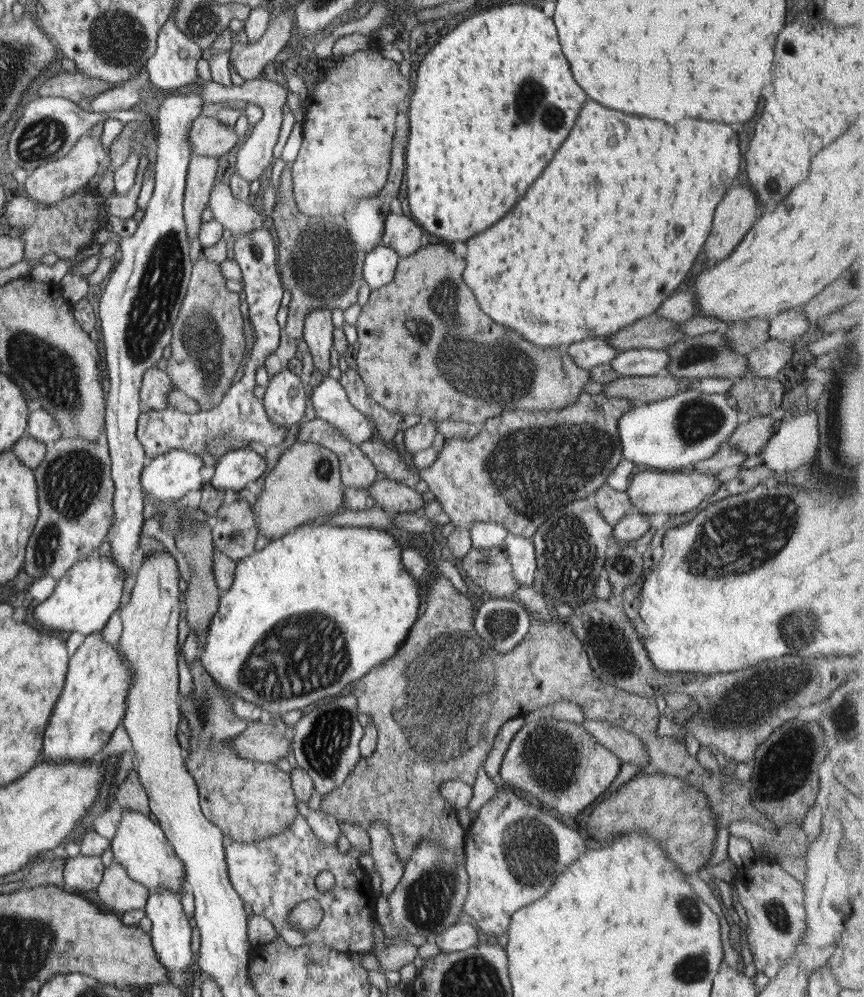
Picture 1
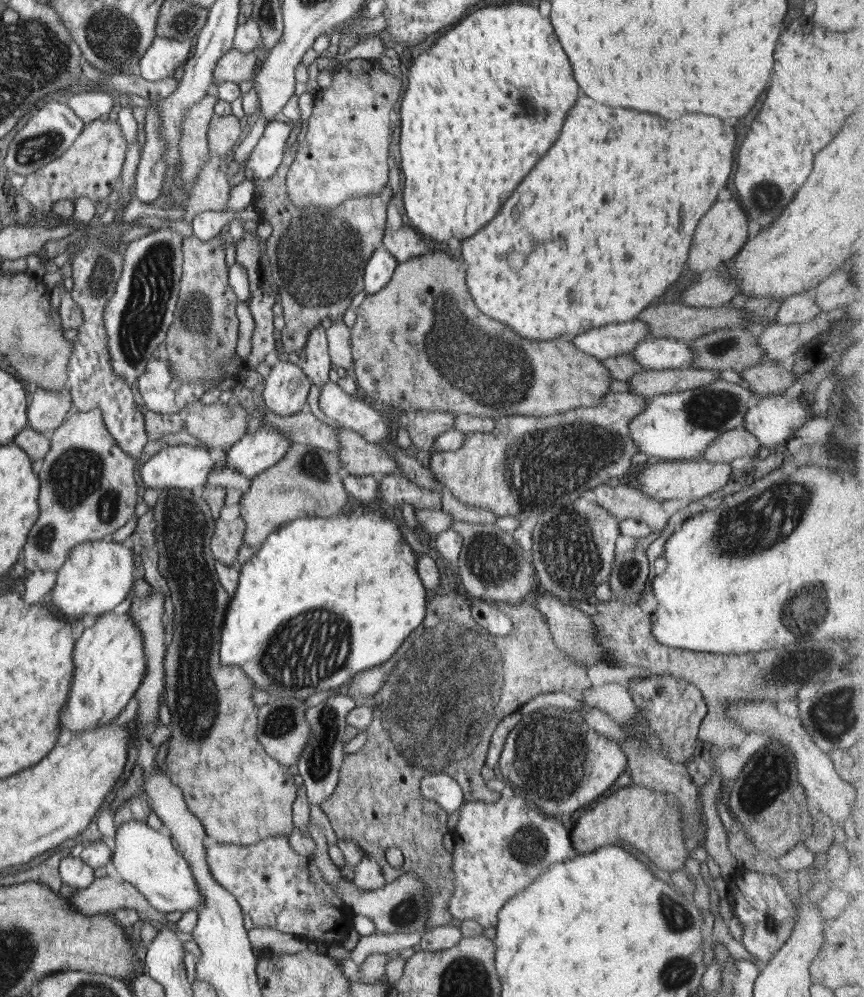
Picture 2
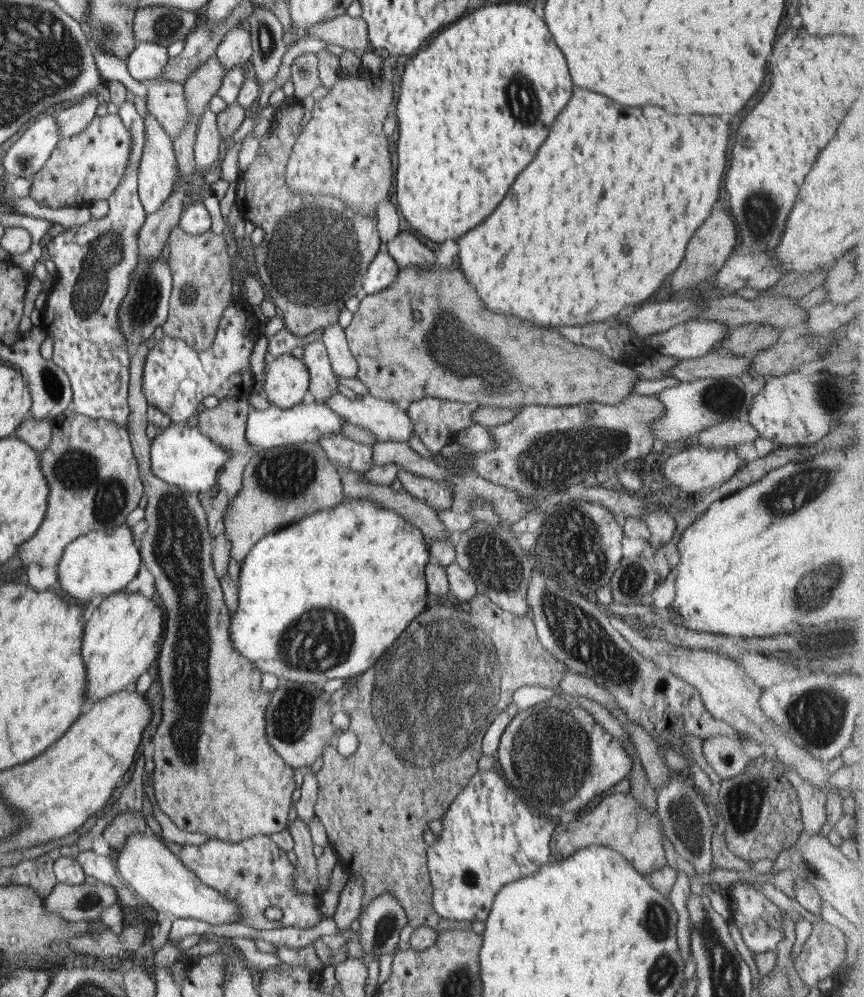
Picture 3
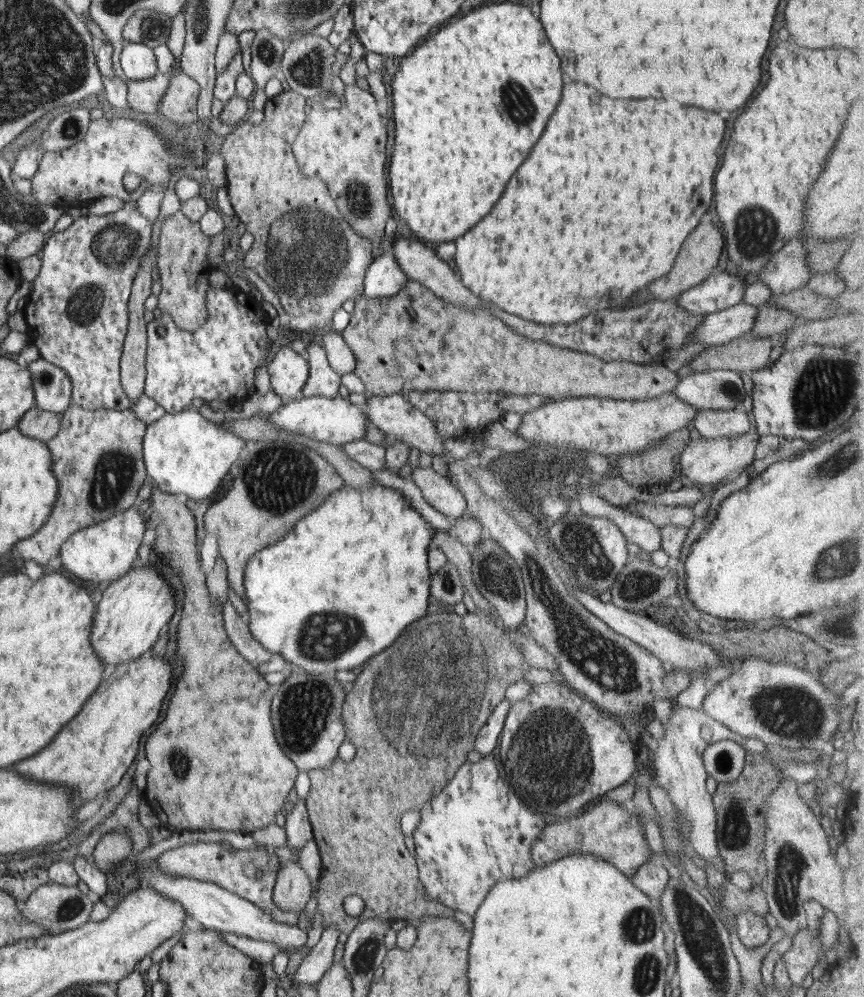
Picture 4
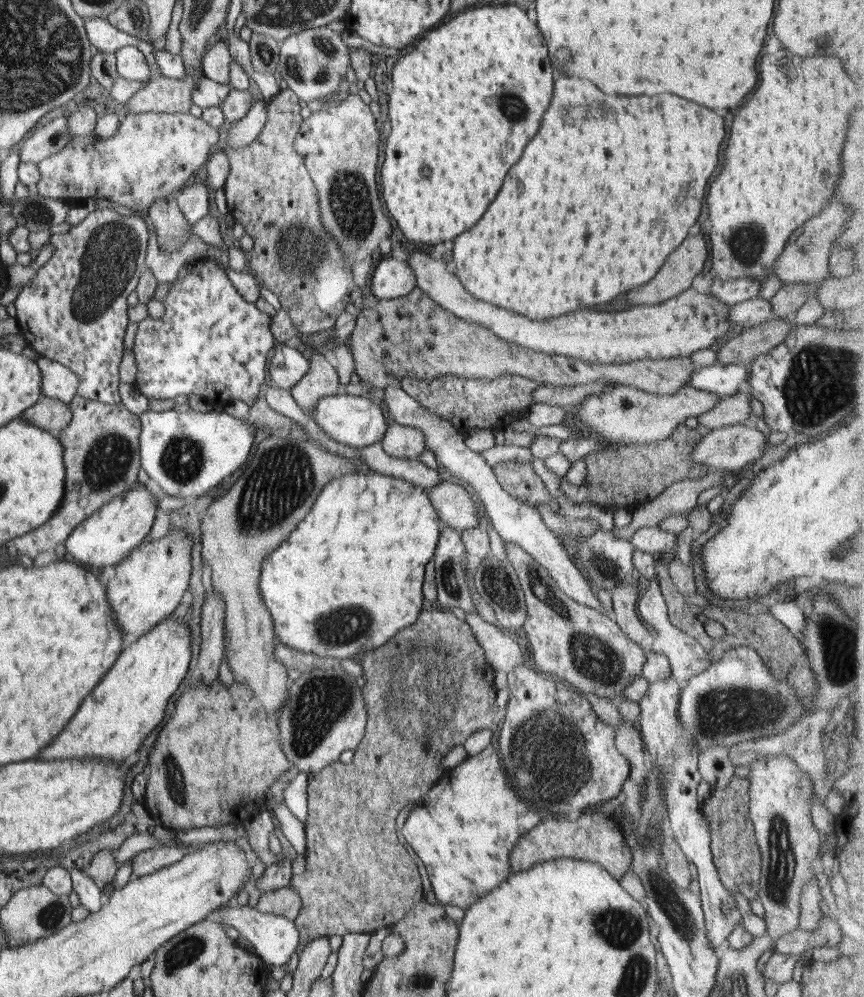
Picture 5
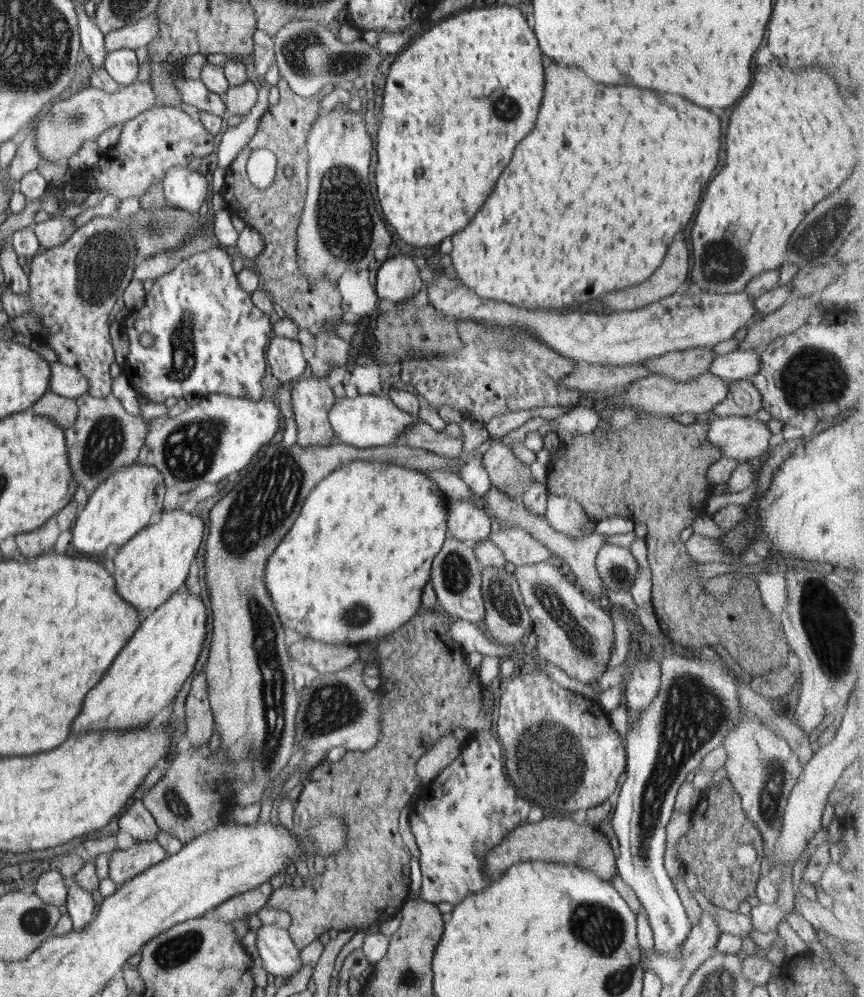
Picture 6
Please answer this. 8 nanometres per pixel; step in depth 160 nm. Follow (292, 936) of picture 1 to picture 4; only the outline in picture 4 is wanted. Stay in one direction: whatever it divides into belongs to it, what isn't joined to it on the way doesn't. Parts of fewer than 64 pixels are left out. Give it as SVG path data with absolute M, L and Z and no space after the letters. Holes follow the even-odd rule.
M199 842L165 851L160 854L156 862L158 862L156 868L160 868L164 874L210 882L229 892L234 892L272 916L272 919L278 923L297 925L299 922L299 913L283 911L276 908L276 904L272 902L272 889L276 885L280 861L268 848L255 849L251 847L245 850L234 848L227 850L220 843Z

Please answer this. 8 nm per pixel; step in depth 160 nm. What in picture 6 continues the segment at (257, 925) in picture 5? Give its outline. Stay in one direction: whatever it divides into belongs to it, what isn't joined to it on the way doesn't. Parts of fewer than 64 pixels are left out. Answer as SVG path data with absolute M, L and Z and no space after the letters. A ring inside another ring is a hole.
M260 926L256 933L256 948L262 958L263 967L275 977L284 976L289 980L301 968L301 951L294 945L284 928Z

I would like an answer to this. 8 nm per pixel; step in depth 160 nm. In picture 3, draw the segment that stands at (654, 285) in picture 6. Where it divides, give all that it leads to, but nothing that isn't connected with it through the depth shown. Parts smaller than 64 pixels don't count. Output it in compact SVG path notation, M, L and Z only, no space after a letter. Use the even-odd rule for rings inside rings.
M718 210L714 212L698 230L696 234L692 236L690 244L688 244L688 250L686 250L686 256L680 264L680 268L674 272L670 284L674 292L689 289L694 284L702 282L702 280L708 279L713 274L716 274L727 261L729 256L734 252L736 246L736 240L738 240L739 232L737 231L736 224L730 216L730 212L726 210Z

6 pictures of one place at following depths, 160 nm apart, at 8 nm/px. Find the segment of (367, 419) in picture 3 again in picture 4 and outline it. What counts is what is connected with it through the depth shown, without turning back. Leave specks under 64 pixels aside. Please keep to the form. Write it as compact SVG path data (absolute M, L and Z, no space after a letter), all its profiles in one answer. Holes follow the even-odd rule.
M395 393L384 396L370 394L367 402L364 415L366 415L370 423L376 425L390 440L402 441L408 447L415 447L430 456L439 455L446 458L445 440L439 436L434 421L426 417L426 414L421 410L412 407L404 394Z

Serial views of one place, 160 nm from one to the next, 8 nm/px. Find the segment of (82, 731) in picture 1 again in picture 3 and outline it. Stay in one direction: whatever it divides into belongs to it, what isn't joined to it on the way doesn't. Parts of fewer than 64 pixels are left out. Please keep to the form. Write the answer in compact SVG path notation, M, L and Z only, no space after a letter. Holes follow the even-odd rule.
M125 590L115 592L104 600L94 610L90 620L86 623L81 642L81 655L86 665L87 692L86 698L90 702L102 700L115 692L131 689L137 680L154 664L156 651L154 643L164 634L162 611L152 600L147 600L139 592L126 594Z

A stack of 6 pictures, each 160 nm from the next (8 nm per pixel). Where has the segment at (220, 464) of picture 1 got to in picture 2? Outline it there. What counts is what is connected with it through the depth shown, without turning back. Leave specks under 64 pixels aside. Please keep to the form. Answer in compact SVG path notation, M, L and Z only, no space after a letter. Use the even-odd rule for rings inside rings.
M261 423L254 434L245 433L243 438L227 452L227 465L239 470L248 480L274 466L293 444L275 428Z

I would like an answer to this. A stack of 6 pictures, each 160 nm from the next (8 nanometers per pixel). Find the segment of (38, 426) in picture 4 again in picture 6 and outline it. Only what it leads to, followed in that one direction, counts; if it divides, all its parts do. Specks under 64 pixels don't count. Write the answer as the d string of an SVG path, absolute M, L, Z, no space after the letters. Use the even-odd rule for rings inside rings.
M47 391L30 409L34 415L50 419L62 429L70 428L78 418L76 399Z

